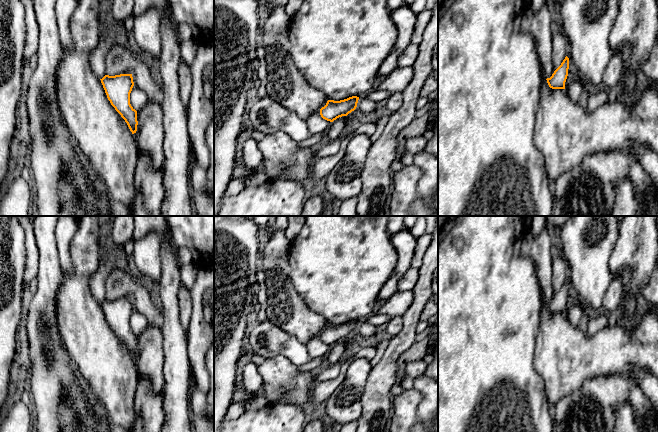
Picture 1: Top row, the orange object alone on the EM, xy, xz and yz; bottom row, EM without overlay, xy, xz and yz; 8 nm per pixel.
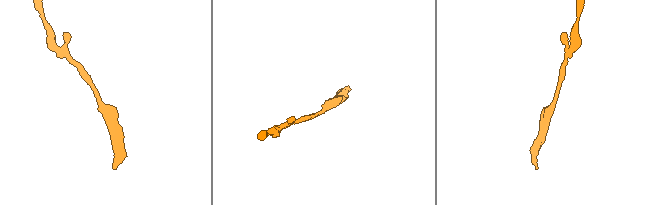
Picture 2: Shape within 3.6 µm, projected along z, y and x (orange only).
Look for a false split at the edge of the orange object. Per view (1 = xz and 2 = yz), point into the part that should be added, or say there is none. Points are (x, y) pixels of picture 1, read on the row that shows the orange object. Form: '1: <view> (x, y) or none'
1: none
2: none

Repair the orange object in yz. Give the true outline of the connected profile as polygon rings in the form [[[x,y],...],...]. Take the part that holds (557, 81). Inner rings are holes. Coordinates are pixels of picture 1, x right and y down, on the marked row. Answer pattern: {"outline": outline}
{"outline": [[[566,56],[561,65],[554,71],[547,83],[552,89],[565,89],[565,82],[568,76],[569,58]]]}

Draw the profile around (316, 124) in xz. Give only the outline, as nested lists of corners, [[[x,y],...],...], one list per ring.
[[[320,110],[314,112],[306,119],[309,132],[313,134],[327,132],[332,122],[323,119],[320,115]]]

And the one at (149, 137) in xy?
[[[148,102],[141,110],[137,111],[137,131],[133,134],[140,154],[147,154],[151,158],[150,167],[162,168],[165,160],[164,155],[164,123],[163,109],[160,103]]]

